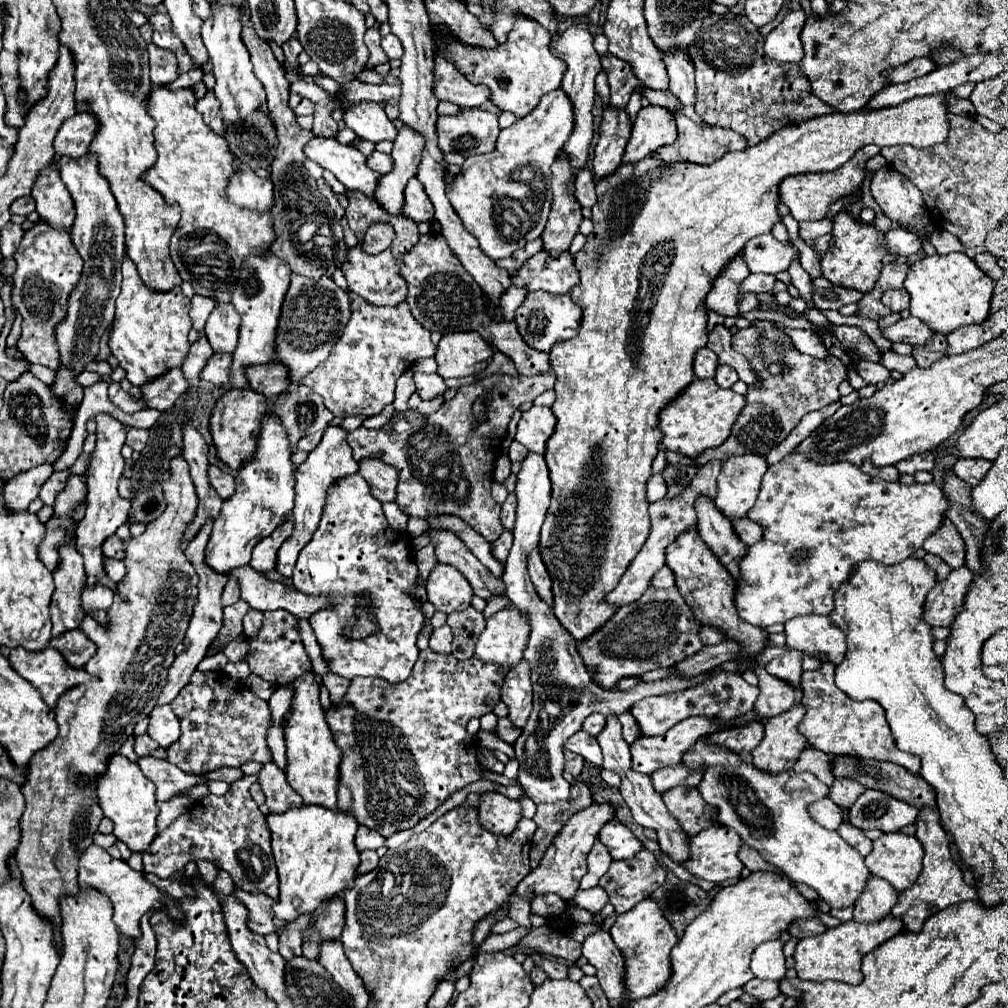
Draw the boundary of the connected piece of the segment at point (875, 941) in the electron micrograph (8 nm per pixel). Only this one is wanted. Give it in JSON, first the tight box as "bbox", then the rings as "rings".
{"bbox":[793,915,903,985],"rings":[[[889,915],[875,925],[863,925],[863,923],[847,921],[835,929],[827,929],[819,937],[805,937],[797,943],[797,949],[793,955],[797,977],[805,979],[805,981],[827,981],[827,979],[831,979],[831,981],[841,981],[841,983],[849,983],[849,985],[859,985],[863,981],[861,959],[867,953],[875,951],[881,943],[885,943],[887,939],[897,935],[901,929],[903,929],[903,923]]]}

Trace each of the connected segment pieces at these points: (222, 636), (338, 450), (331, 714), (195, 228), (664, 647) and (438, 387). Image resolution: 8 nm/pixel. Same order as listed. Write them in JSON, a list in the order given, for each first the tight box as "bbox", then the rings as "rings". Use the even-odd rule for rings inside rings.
[{"bbox":[213,601,249,649],"rings":[[[237,601],[237,603],[231,605],[231,607],[225,607],[223,627],[221,627],[221,631],[219,631],[213,647],[217,647],[217,643],[219,643],[219,649],[223,649],[225,643],[229,643],[231,639],[235,639],[235,637],[239,637],[239,635],[243,633],[243,617],[245,617],[247,609],[249,609],[249,607],[247,607],[247,603],[243,603],[243,601]]]},{"bbox":[275,427,359,577],"rings":[[[327,427],[321,443],[309,453],[307,461],[295,469],[295,479],[297,479],[297,483],[295,483],[295,509],[293,509],[295,531],[287,539],[287,543],[281,545],[279,553],[277,553],[277,567],[275,567],[275,571],[283,577],[291,577],[291,571],[293,571],[293,565],[299,557],[299,551],[311,541],[313,533],[317,531],[329,487],[335,485],[339,479],[359,471],[359,463],[353,459],[351,447],[345,443],[345,435],[347,433],[341,427]]]},{"bbox":[327,649,509,837],"rings":[[[425,649],[417,659],[411,677],[399,685],[391,685],[377,677],[351,679],[347,689],[349,693],[343,697],[341,705],[327,711],[329,729],[335,743],[343,751],[339,767],[339,809],[343,813],[351,813],[359,825],[389,837],[397,831],[413,829],[451,793],[467,787],[473,781],[479,781],[483,767],[479,765],[477,749],[469,743],[473,737],[465,731],[465,725],[469,719],[493,711],[493,707],[499,703],[499,691],[507,671],[509,667],[499,667],[499,663],[483,663],[475,657],[459,661],[453,655]],[[355,691],[359,697],[359,713],[353,709],[357,703],[353,699]]]},{"bbox":[143,87,275,305],"rings":[[[153,87],[151,97],[147,101],[149,115],[157,121],[155,127],[155,149],[159,153],[157,163],[143,173],[143,181],[151,185],[155,191],[163,195],[167,205],[177,205],[181,209],[181,221],[177,231],[171,237],[171,259],[181,275],[183,281],[191,283],[197,295],[207,295],[217,301],[217,305],[229,303],[231,291],[235,287],[235,279],[239,277],[239,271],[243,269],[243,259],[247,255],[265,255],[271,243],[275,241],[273,233],[273,219],[271,213],[257,213],[247,211],[231,203],[227,197],[227,183],[231,181],[231,175],[235,175],[235,157],[229,151],[225,139],[217,133],[213,133],[205,123],[203,117],[195,109],[195,95],[193,89],[177,89],[169,91],[167,87]]]},{"bbox":[577,587,703,687],"rings":[[[649,587],[635,603],[621,607],[599,631],[577,643],[577,651],[585,665],[597,669],[593,679],[603,687],[611,687],[623,677],[671,667],[673,663],[695,655],[701,647],[703,641],[699,639],[699,625],[677,587],[667,591]]]},{"bbox":[415,373,447,399],"rings":[[[415,373],[415,387],[417,387],[417,395],[421,399],[433,399],[435,395],[441,395],[447,391],[447,385],[443,383],[443,379],[437,373],[435,375]]]}]

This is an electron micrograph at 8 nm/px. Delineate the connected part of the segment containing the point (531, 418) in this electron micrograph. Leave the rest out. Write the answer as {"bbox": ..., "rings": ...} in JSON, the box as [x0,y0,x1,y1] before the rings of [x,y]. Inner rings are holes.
{"bbox":[515,405,555,455],"rings":[[[533,405],[529,411],[525,411],[517,423],[517,435],[515,439],[523,443],[529,451],[543,455],[545,443],[553,435],[555,429],[555,415],[549,407],[537,407]]]}

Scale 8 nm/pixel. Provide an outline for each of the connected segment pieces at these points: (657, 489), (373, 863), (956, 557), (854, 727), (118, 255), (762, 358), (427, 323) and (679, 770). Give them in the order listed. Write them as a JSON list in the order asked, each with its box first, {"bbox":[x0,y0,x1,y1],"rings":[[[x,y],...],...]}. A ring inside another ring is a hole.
[{"bbox":[647,473,667,503],"rings":[[[653,473],[647,481],[647,499],[653,503],[657,499],[663,499],[667,495],[667,485],[661,473]]]},{"bbox":[357,851,379,875],"rings":[[[363,851],[363,853],[361,853],[361,865],[359,865],[357,873],[363,875],[363,873],[367,873],[367,871],[373,871],[377,865],[379,865],[377,853],[375,853],[375,851]]]},{"bbox":[923,521,965,569],"rings":[[[945,521],[943,527],[923,543],[923,549],[927,553],[939,555],[951,569],[965,565],[965,543],[955,525],[949,521]]]},{"bbox":[799,663,919,773],"rings":[[[823,663],[817,671],[805,671],[801,689],[803,689],[803,707],[805,717],[799,723],[799,731],[807,737],[809,745],[823,753],[831,755],[849,755],[859,759],[875,759],[875,761],[891,761],[905,767],[909,773],[919,773],[919,757],[911,753],[903,753],[897,749],[895,739],[891,735],[887,717],[881,705],[873,705],[873,701],[851,701],[837,685],[833,683],[835,667],[831,663]]]},{"bbox":[51,153,125,409],"rings":[[[85,153],[77,159],[63,155],[57,165],[59,165],[59,175],[67,185],[77,209],[71,241],[85,261],[79,287],[69,297],[69,315],[55,329],[61,351],[61,367],[51,385],[51,391],[57,397],[61,397],[65,405],[71,409],[83,399],[83,387],[75,383],[75,375],[83,371],[85,363],[97,357],[99,339],[115,315],[115,299],[119,297],[121,291],[119,267],[125,255],[125,235],[123,235],[125,223],[123,223],[123,215],[117,209],[115,197],[107,187],[107,179],[103,179],[99,175],[99,167],[95,167],[95,155]]]},{"bbox":[695,321,847,467],"rings":[[[757,321],[747,329],[739,329],[733,335],[733,349],[739,351],[741,355],[745,355],[745,359],[751,363],[751,367],[755,371],[759,371],[763,387],[759,391],[755,391],[755,389],[747,391],[747,395],[745,395],[747,405],[743,407],[741,415],[737,417],[729,439],[723,445],[699,455],[695,459],[697,467],[705,465],[711,459],[725,461],[729,457],[745,455],[745,453],[765,455],[771,447],[779,445],[793,431],[793,427],[797,427],[797,423],[801,421],[803,415],[807,415],[815,409],[821,409],[829,403],[839,401],[841,395],[837,391],[837,385],[847,379],[847,367],[839,359],[829,355],[825,361],[821,361],[821,359],[813,359],[809,355],[799,353],[793,347],[791,339],[785,333],[781,333],[779,329],[775,329],[773,323],[769,323],[769,321]],[[761,333],[765,339],[769,339],[769,343],[767,343],[769,347],[765,347],[765,351],[757,349],[759,347],[757,337]],[[767,363],[781,363],[781,365],[787,365],[789,369],[785,369],[781,375],[771,375],[771,373],[767,373]]]},{"bbox":[401,233,549,375],"rings":[[[439,233],[419,237],[415,247],[411,247],[411,251],[407,251],[407,255],[403,257],[401,273],[409,285],[407,303],[411,307],[411,313],[429,331],[439,331],[441,335],[455,331],[477,331],[487,343],[491,343],[497,351],[501,351],[515,363],[517,373],[539,375],[549,369],[549,355],[525,345],[513,321],[495,323],[493,319],[489,319],[481,287],[471,279],[471,275],[467,275],[461,261],[451,251],[447,251],[447,243]]]},{"bbox":[651,763,703,793],"rings":[[[683,763],[675,765],[675,767],[663,767],[659,771],[655,771],[651,775],[651,781],[655,785],[655,789],[659,793],[663,793],[665,789],[677,787],[677,785],[689,785],[689,787],[697,787],[701,781],[703,769],[691,769]]]}]

